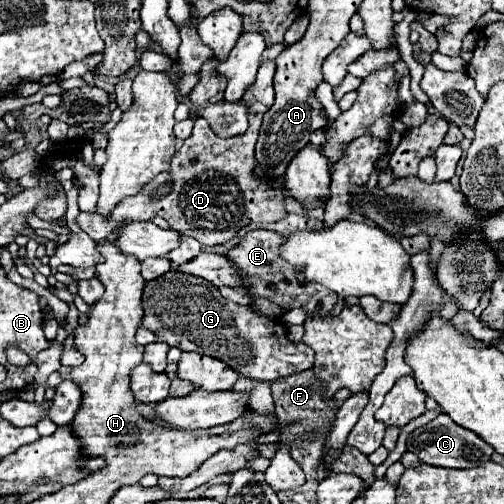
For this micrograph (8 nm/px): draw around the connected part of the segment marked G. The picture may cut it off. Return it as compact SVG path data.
M169 270L165 276L145 284L143 310L141 326L151 330L159 340L185 352L219 358L247 378L273 382L313 366L315 352L303 342L289 342L287 328L279 320L273 322L271 318L253 312L251 306L239 306L225 300L217 286L179 270Z

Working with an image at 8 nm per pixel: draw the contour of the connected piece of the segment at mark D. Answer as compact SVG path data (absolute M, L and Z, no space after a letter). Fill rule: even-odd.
M253 102L247 104L249 110L249 130L241 136L231 136L231 138L221 138L215 132L211 132L209 122L205 118L197 118L195 120L195 128L193 134L185 140L185 144L175 152L169 172L161 172L159 176L155 176L153 182L145 184L145 190L141 190L137 196L129 196L125 200L121 200L117 204L117 208L109 214L109 216L101 216L99 212L79 212L77 216L77 224L83 232L87 232L93 240L103 240L109 236L109 232L113 232L113 228L117 228L123 222L131 222L131 220L151 220L153 216L161 216L169 222L169 226L181 234L187 234L195 240L199 240L201 244L207 246L215 246L215 244L225 244L229 242L241 228L249 226L249 224L261 224L261 222L277 222L285 216L285 200L281 196L275 196L273 190L265 184L261 184L253 170L255 170L255 142L257 142L257 134L259 134L259 126L261 126L261 118L263 112L267 110L265 106ZM167 182L171 182L171 192L163 194L163 196L151 196L155 190L163 188Z

